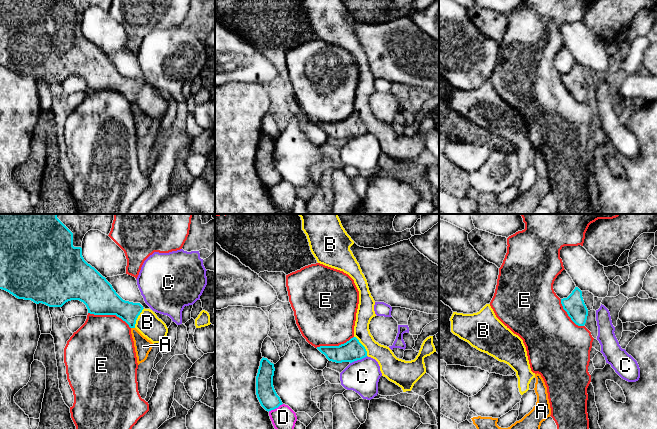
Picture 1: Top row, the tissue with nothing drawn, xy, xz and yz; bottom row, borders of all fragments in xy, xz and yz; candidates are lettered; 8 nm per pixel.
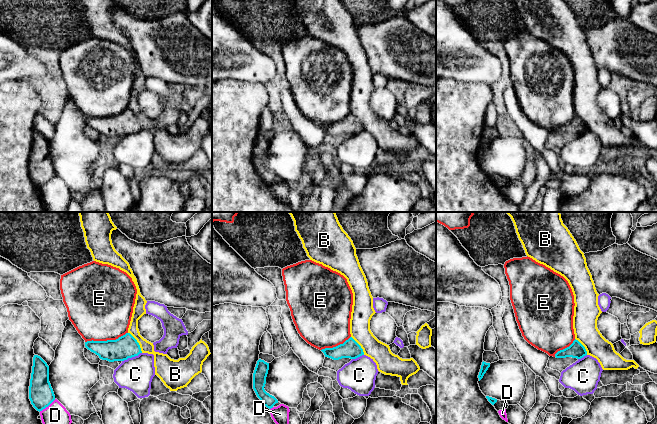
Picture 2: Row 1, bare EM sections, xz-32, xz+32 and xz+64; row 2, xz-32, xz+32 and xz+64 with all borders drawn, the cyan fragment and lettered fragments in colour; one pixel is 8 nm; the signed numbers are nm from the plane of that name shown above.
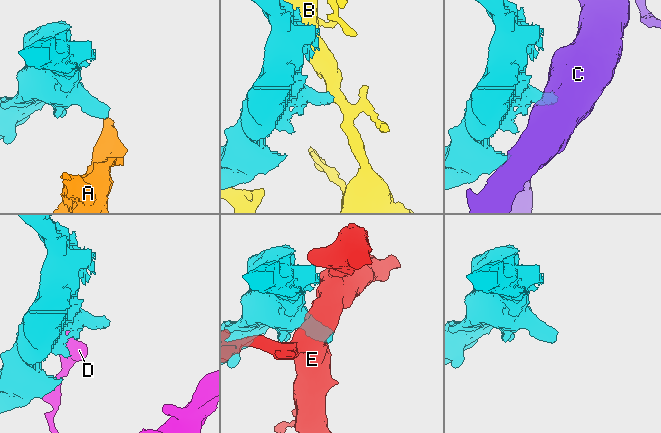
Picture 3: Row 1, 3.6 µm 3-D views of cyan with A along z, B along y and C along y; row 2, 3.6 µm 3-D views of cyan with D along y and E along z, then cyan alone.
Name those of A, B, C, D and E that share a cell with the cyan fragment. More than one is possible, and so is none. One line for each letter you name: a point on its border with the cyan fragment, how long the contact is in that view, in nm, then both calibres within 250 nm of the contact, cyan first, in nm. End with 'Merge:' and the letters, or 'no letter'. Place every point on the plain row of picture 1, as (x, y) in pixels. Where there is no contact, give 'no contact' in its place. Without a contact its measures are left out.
Merge: no letter

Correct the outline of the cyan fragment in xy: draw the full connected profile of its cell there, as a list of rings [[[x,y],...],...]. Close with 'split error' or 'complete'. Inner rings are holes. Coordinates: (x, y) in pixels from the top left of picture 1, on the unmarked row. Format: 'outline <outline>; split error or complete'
outline [[[0,0],[0,65],[18,75],[31,76],[49,83],[62,83],[66,78],[83,78],[88,89],[94,91],[116,91],[130,104],[144,85],[140,79],[123,76],[112,61],[82,32],[82,17],[90,6],[99,6],[109,11],[112,0]]]; split error

